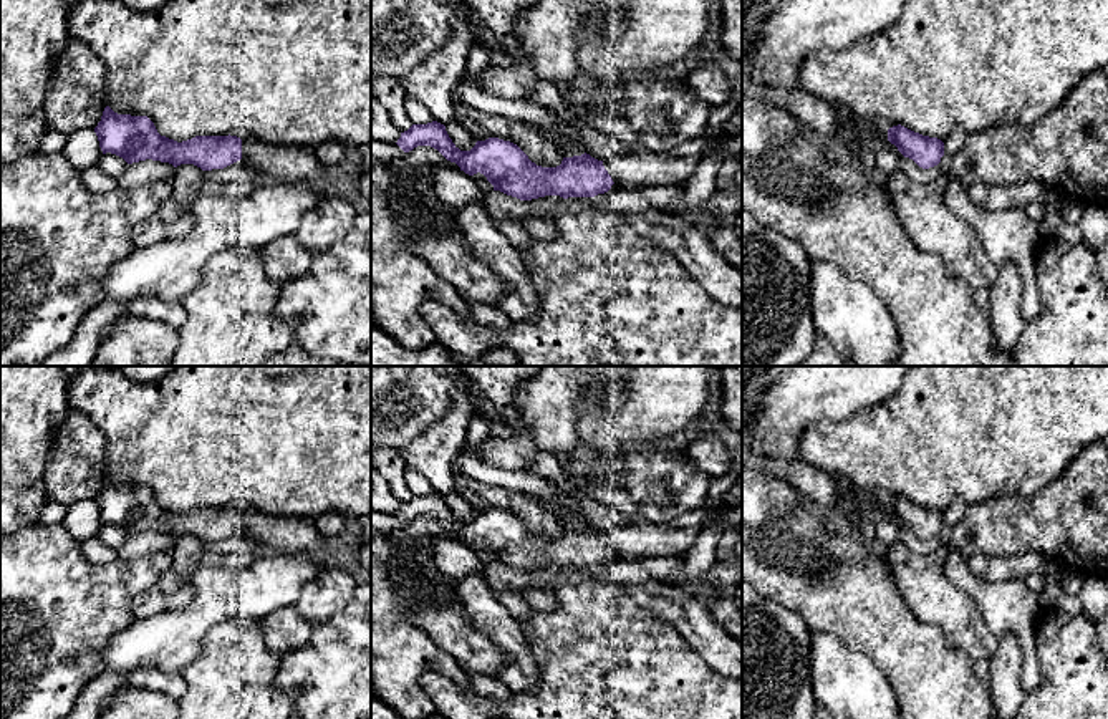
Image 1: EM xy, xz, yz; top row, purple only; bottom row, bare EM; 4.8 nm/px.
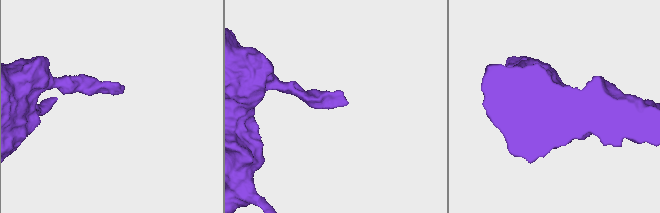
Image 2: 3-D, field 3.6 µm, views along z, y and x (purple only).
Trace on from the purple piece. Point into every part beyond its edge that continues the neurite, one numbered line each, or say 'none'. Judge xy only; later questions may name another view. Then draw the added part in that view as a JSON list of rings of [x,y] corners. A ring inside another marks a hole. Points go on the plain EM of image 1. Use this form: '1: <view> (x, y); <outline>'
1: xy (282, 534); [[[242,510],[242,530],[258,552],[315,553],[326,540],[315,519]]]

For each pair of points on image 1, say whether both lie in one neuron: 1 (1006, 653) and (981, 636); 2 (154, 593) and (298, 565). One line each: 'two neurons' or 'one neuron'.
1: two neurons
2: two neurons

